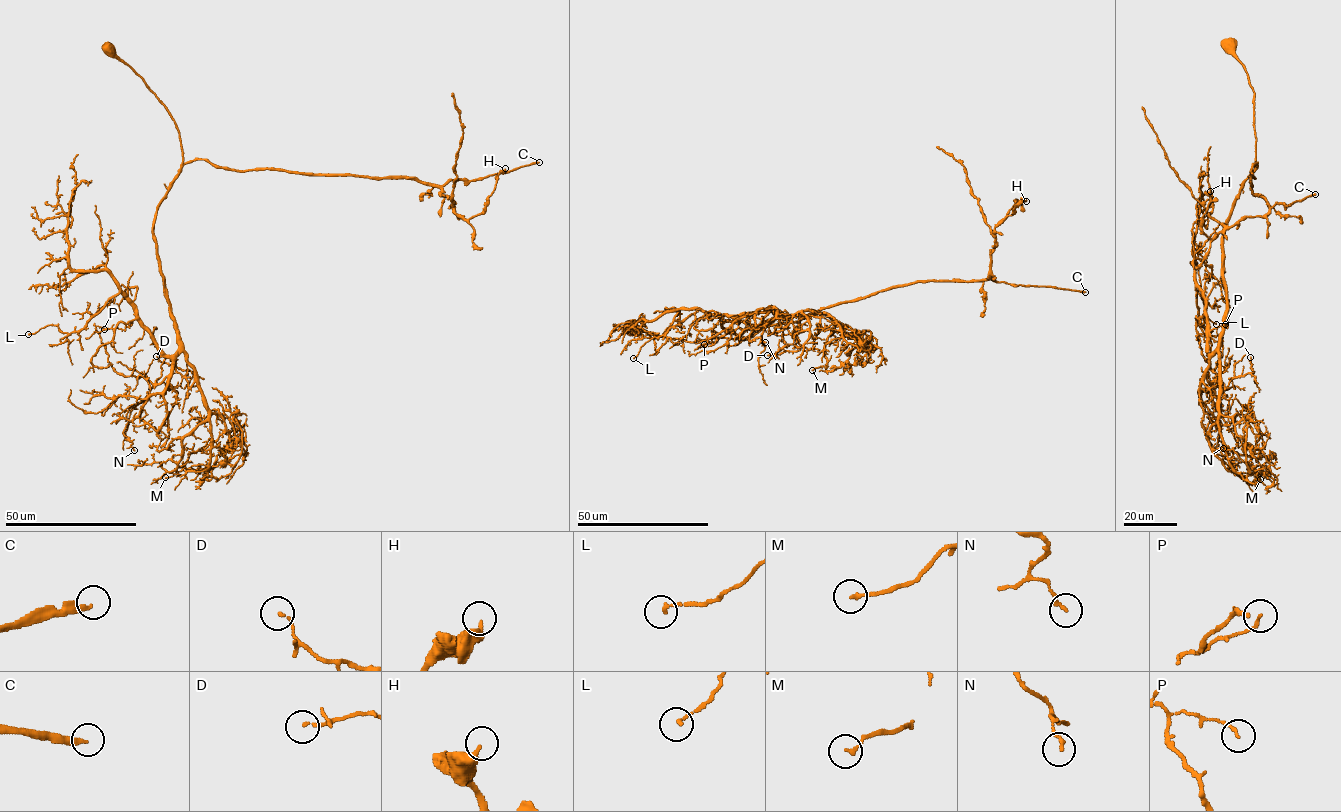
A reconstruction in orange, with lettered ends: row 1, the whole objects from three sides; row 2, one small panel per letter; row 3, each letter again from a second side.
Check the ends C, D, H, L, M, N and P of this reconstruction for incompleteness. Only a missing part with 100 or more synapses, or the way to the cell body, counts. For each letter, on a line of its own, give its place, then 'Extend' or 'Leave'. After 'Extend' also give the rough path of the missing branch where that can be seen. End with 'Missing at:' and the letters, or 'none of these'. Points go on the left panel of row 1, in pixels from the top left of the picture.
C: Place: (539, 162). Extend
D: Place: (156, 356). Leave
H: Place: (505, 168). Leave
L: Place: (28, 334). Leave
M: Place: (165, 477). Leave
N: Place: (134, 450). Leave
P: Place: (104, 329). Leave
Missing at: C

